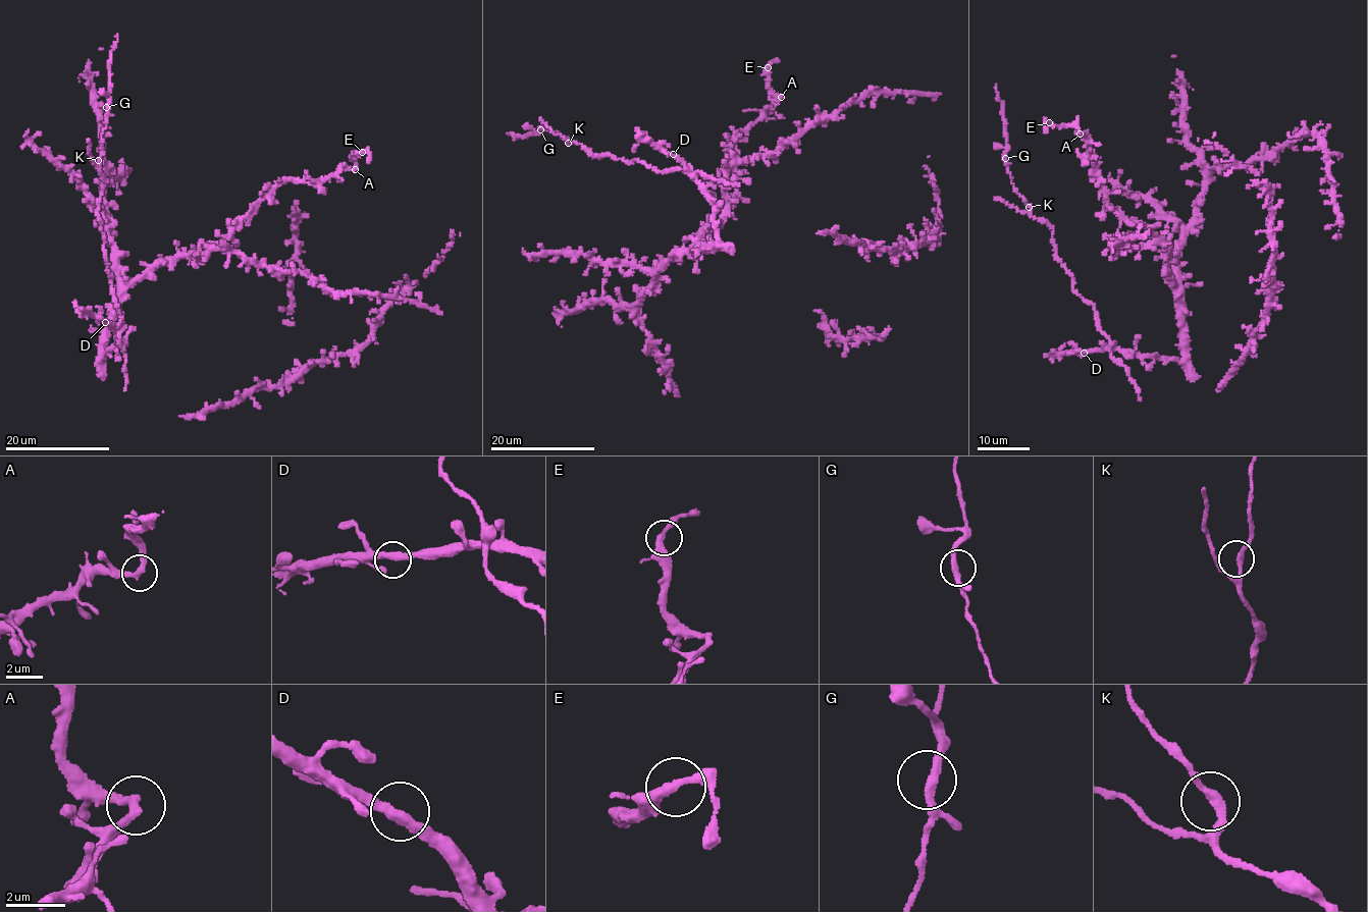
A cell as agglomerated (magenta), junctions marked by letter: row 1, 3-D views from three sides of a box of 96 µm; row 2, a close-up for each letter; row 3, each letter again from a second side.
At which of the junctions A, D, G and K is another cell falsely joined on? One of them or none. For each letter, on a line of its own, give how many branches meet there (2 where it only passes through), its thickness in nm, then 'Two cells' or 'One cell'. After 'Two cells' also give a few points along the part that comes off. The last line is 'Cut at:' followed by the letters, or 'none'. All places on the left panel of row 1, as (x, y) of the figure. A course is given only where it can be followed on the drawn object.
A: Branches: 2. Thickness 280 nm. One cell
D: Branches: 2. Thickness 340 nm. One cell
G: Branches: 2. Thickness 280 nm. One cell
K: Branches: 2. Thickness 280 nm. One cell
Cut at: none

